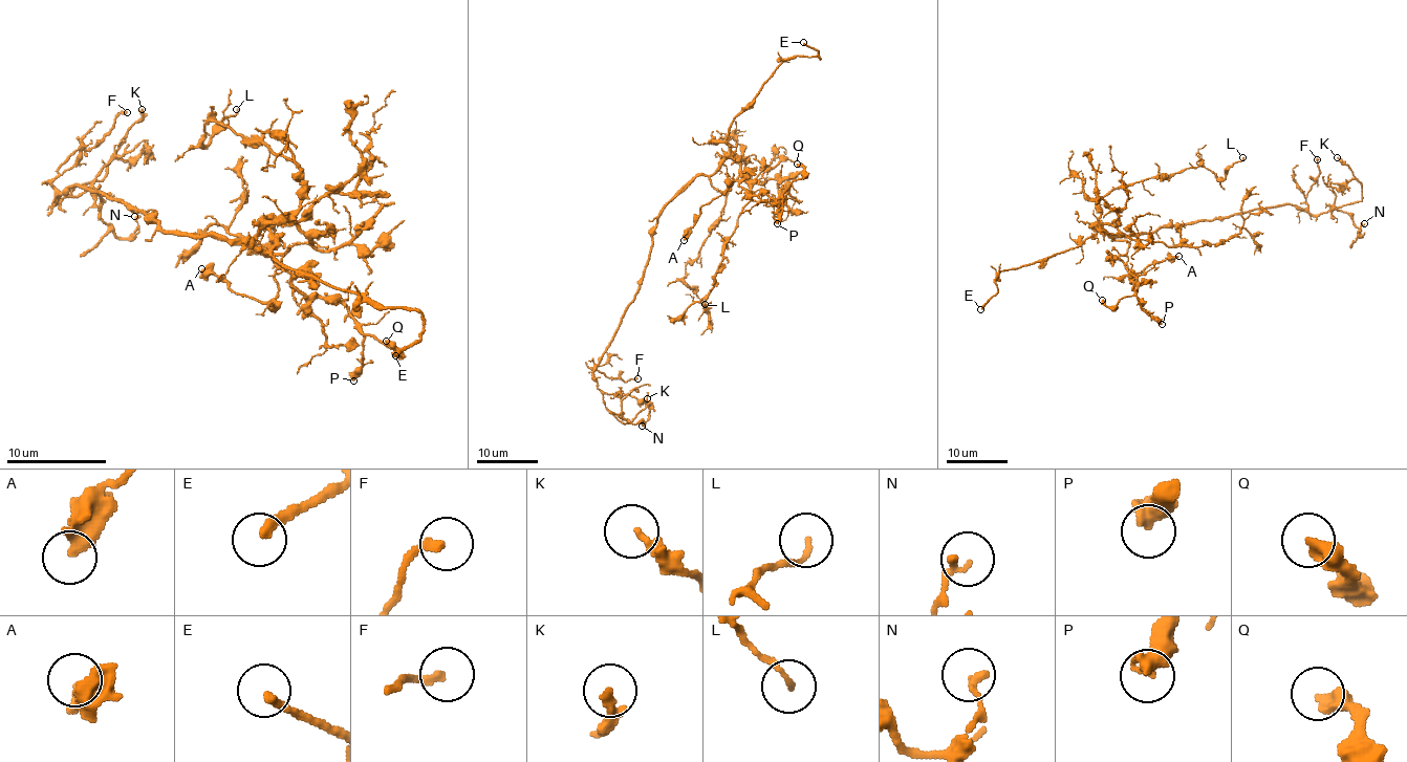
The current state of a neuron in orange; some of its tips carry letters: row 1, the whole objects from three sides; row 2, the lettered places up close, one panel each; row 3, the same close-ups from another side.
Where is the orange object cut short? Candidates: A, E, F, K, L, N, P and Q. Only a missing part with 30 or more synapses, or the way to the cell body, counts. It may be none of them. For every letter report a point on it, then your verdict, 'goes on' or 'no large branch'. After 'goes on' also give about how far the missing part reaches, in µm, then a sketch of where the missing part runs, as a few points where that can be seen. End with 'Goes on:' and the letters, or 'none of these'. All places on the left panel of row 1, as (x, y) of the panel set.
A: at (201, 268); no large branch
E: at (395, 355); goes on; about 40 µm are missing; missing branch runs (395, 355), (381, 378), (326, 380), (279, 343), (244, 339), (181, 373)
F: at (127, 112); no large branch
K: at (142, 109); no large branch
L: at (236, 109); no large branch
N: at (134, 216); no large branch
P: at (353, 380); no large branch
Q: at (386, 341); no large branch
Goes on: E

